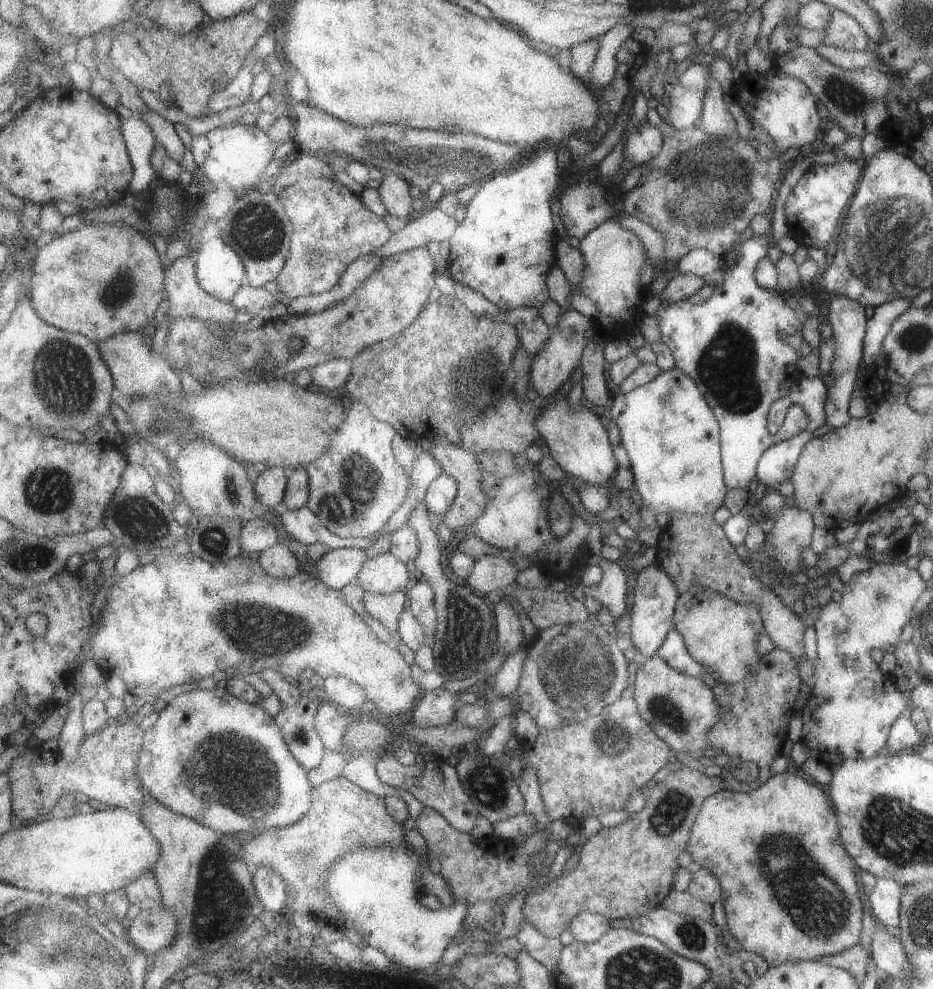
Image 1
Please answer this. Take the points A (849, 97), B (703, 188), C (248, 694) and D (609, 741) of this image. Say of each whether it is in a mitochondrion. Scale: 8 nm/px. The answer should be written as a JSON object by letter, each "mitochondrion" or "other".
{"A":"mitochondrion","B":"mitochondrion","C":"other","D":"mitochondrion"}

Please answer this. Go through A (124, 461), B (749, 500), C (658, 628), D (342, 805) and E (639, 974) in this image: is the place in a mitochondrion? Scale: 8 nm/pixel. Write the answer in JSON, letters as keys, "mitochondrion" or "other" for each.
{"A":"other","B":"other","C":"other","D":"other","E":"mitochondrion"}

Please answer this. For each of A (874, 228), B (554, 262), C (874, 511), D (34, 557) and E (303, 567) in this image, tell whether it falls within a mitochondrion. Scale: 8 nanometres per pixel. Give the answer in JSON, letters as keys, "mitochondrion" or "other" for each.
{"A":"mitochondrion","B":"other","C":"other","D":"mitochondrion","E":"other"}

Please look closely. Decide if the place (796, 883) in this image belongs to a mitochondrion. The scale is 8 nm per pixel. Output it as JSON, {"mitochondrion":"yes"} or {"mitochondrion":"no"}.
{"mitochondrion":"yes"}

